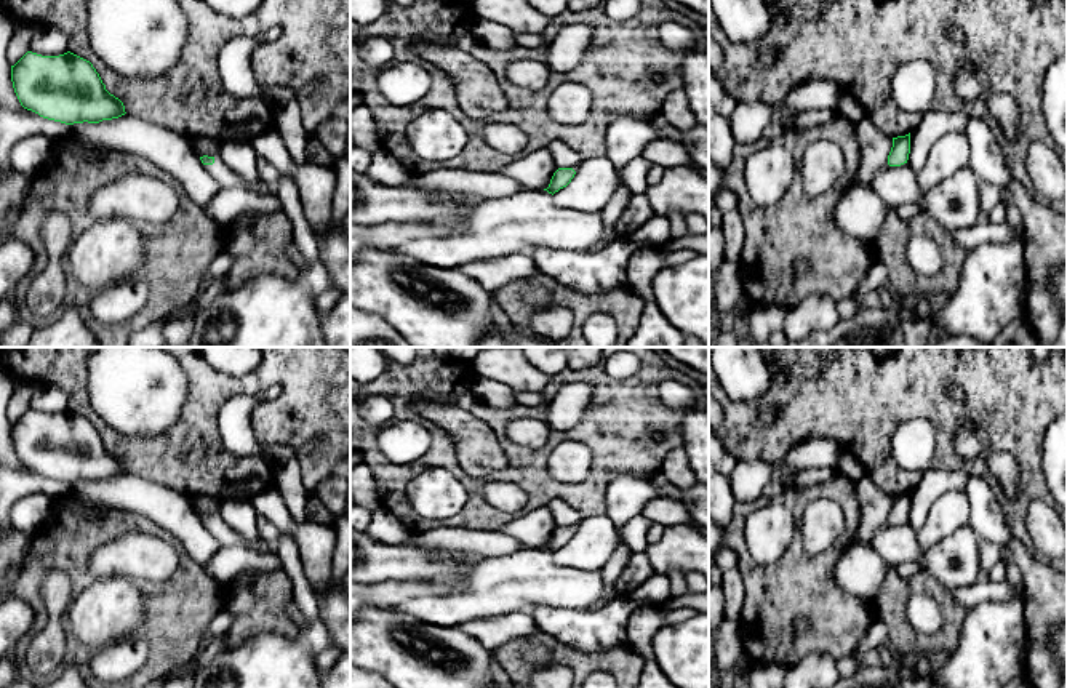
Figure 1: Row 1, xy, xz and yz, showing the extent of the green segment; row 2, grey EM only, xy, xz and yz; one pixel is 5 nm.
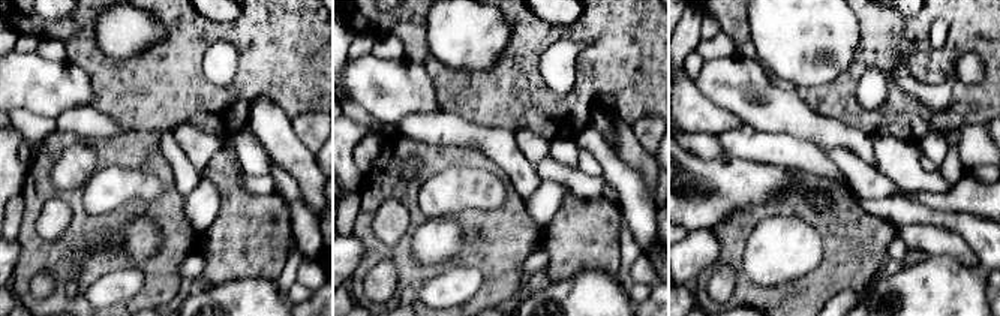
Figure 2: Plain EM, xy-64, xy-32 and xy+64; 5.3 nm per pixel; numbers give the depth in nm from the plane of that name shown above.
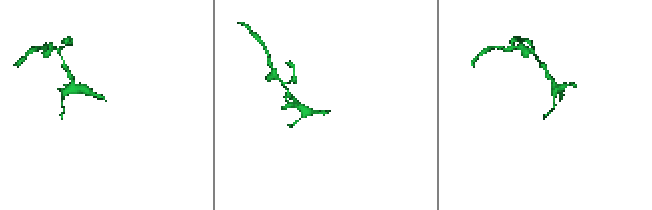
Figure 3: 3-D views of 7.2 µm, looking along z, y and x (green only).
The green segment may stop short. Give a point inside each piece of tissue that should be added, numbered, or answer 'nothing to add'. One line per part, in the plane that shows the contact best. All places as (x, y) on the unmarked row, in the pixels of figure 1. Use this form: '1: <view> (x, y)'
1: xy (221, 532)

